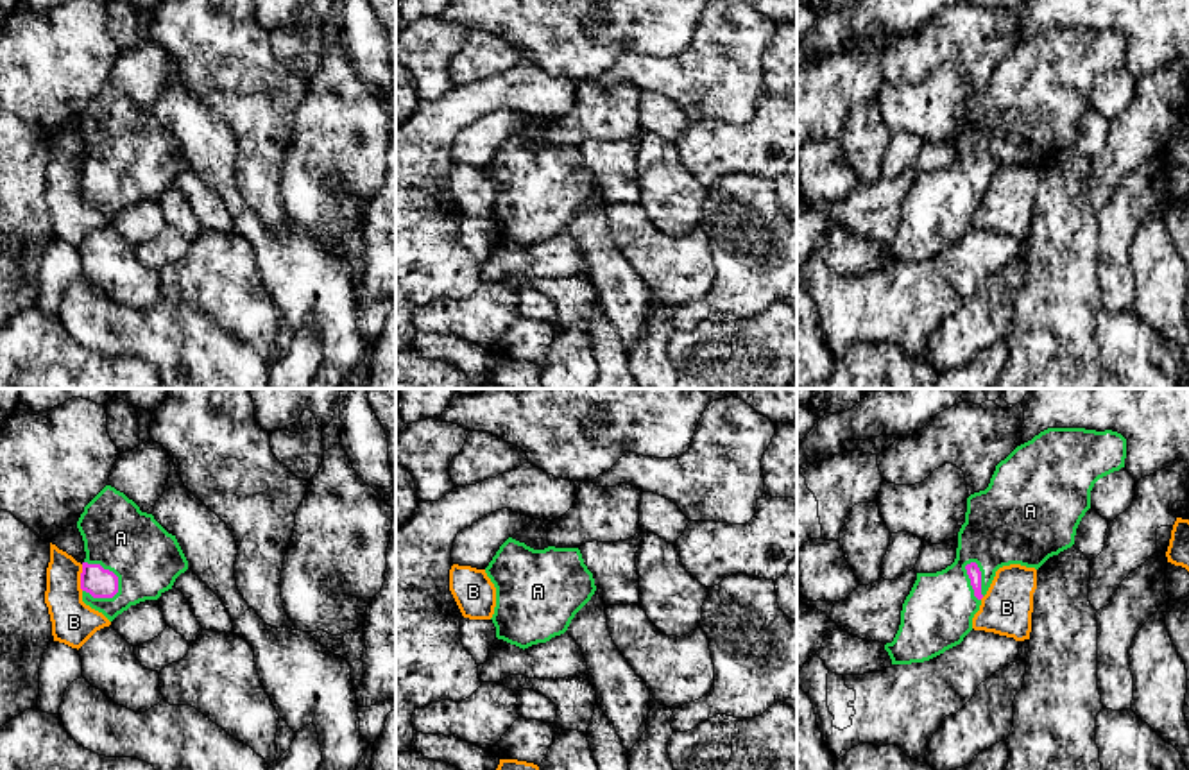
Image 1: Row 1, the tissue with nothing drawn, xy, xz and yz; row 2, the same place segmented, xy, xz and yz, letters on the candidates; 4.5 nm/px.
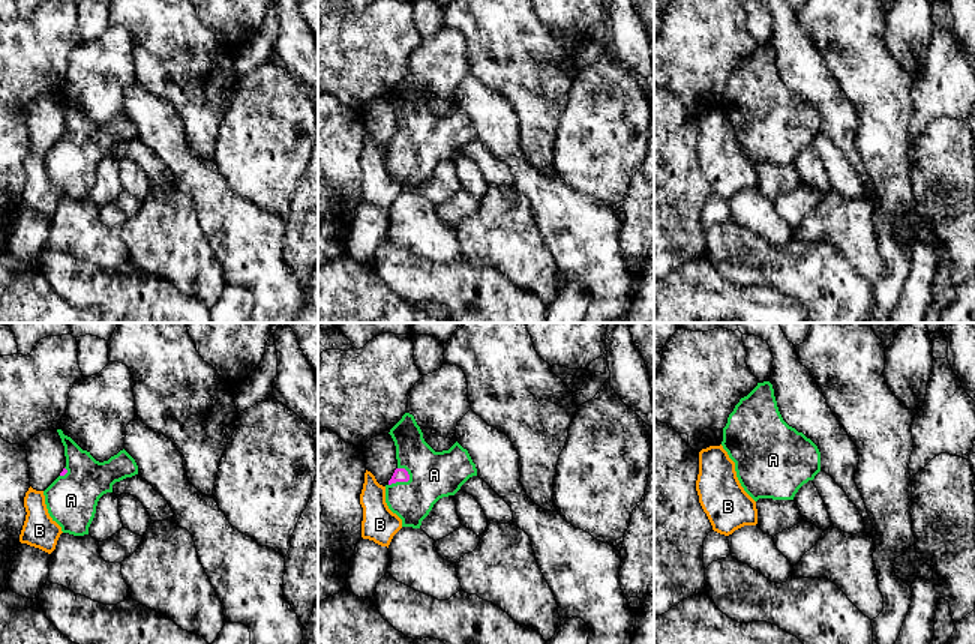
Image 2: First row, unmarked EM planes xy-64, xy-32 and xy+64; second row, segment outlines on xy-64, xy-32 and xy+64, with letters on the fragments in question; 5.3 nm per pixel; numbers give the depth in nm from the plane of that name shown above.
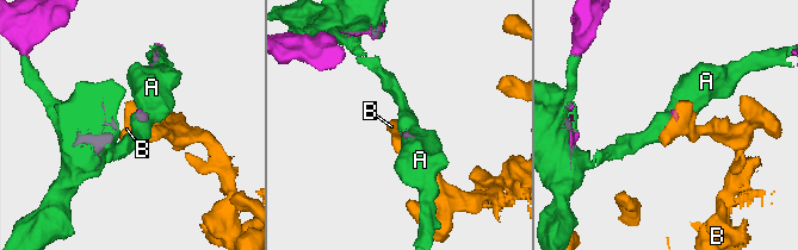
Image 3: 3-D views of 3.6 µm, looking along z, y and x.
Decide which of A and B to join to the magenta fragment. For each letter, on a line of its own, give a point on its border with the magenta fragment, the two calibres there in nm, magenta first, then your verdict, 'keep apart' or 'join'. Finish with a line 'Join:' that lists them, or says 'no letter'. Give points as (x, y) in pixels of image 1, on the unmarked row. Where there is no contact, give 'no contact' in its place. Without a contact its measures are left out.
A: xy (111, 171) | 140/300 nm | join
B: xy (81, 176) | 140/200 nm | keep apart
Join: A

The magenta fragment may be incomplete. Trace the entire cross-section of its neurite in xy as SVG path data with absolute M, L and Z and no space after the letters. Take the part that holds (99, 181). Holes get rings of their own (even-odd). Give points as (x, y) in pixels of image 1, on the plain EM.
M106 84L77 120L84 140L82 201L109 220L145 199L158 199L188 168L175 138L152 113Z

